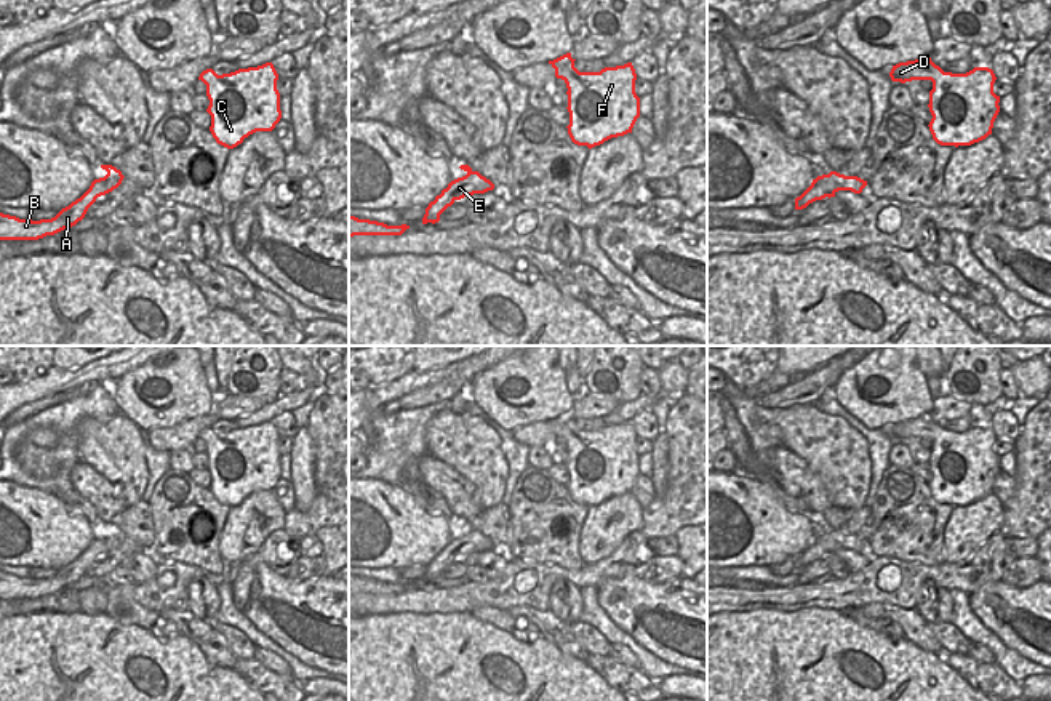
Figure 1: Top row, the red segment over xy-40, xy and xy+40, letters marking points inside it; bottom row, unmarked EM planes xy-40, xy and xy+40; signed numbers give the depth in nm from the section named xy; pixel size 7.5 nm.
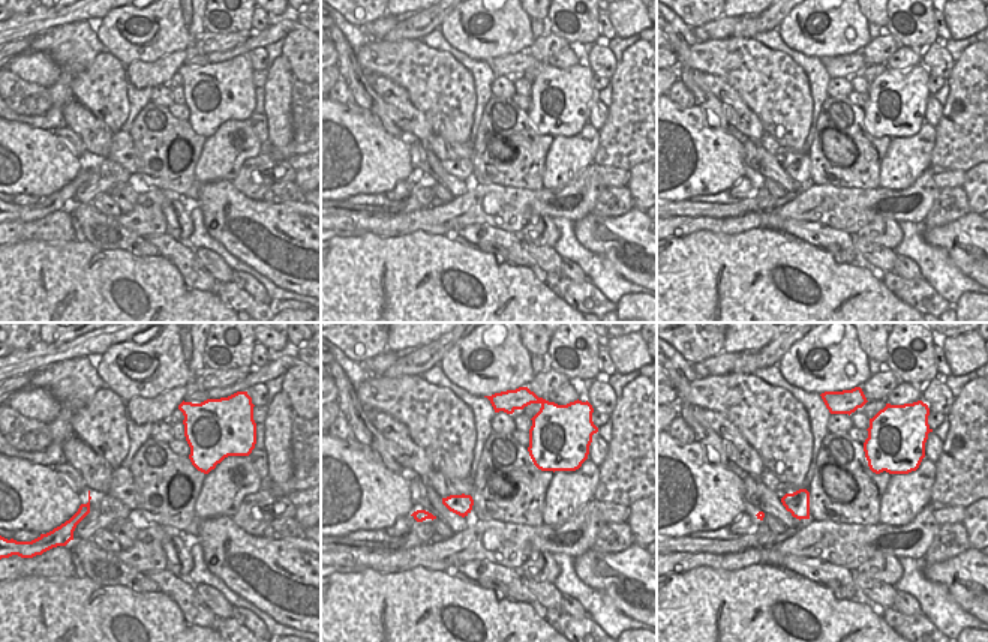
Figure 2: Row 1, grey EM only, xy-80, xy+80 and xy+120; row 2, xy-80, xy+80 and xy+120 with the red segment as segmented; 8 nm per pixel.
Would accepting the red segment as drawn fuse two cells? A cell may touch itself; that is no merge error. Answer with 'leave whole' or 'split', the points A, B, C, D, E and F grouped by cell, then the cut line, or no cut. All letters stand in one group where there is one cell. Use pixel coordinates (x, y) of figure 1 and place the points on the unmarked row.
leave whole; groups A B C D E F; cut none

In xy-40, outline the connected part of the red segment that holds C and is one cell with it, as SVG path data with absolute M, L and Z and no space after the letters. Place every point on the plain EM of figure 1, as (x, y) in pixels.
M272 421L222 434L206 427L200 432L198 439L206 443L206 455L210 458L206 467L211 474L210 490L216 501L227 507L237 506L256 490L272 490L282 477L280 451L277 448L278 432Z

